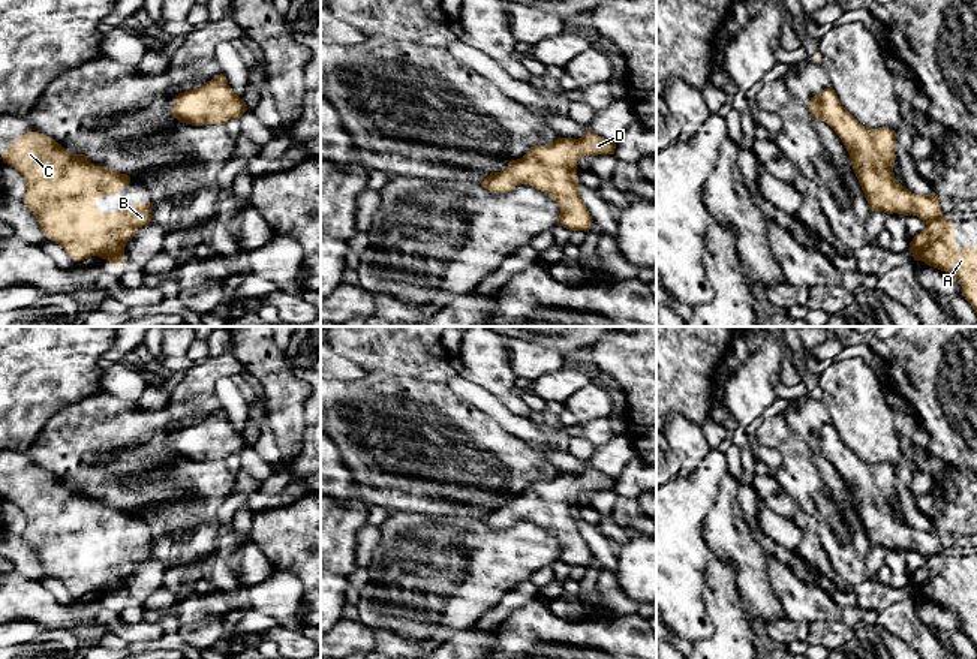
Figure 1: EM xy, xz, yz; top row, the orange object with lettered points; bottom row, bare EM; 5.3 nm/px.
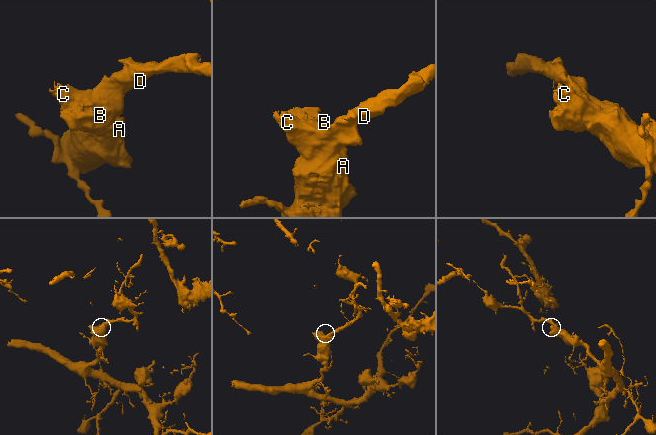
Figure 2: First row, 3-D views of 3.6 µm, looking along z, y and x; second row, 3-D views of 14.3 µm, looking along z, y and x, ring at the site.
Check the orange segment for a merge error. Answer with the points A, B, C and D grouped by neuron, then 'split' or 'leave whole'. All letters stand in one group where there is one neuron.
A B C / D | split

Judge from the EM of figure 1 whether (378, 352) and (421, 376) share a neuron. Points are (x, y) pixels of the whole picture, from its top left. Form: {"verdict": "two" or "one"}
{"verdict": "one"}

